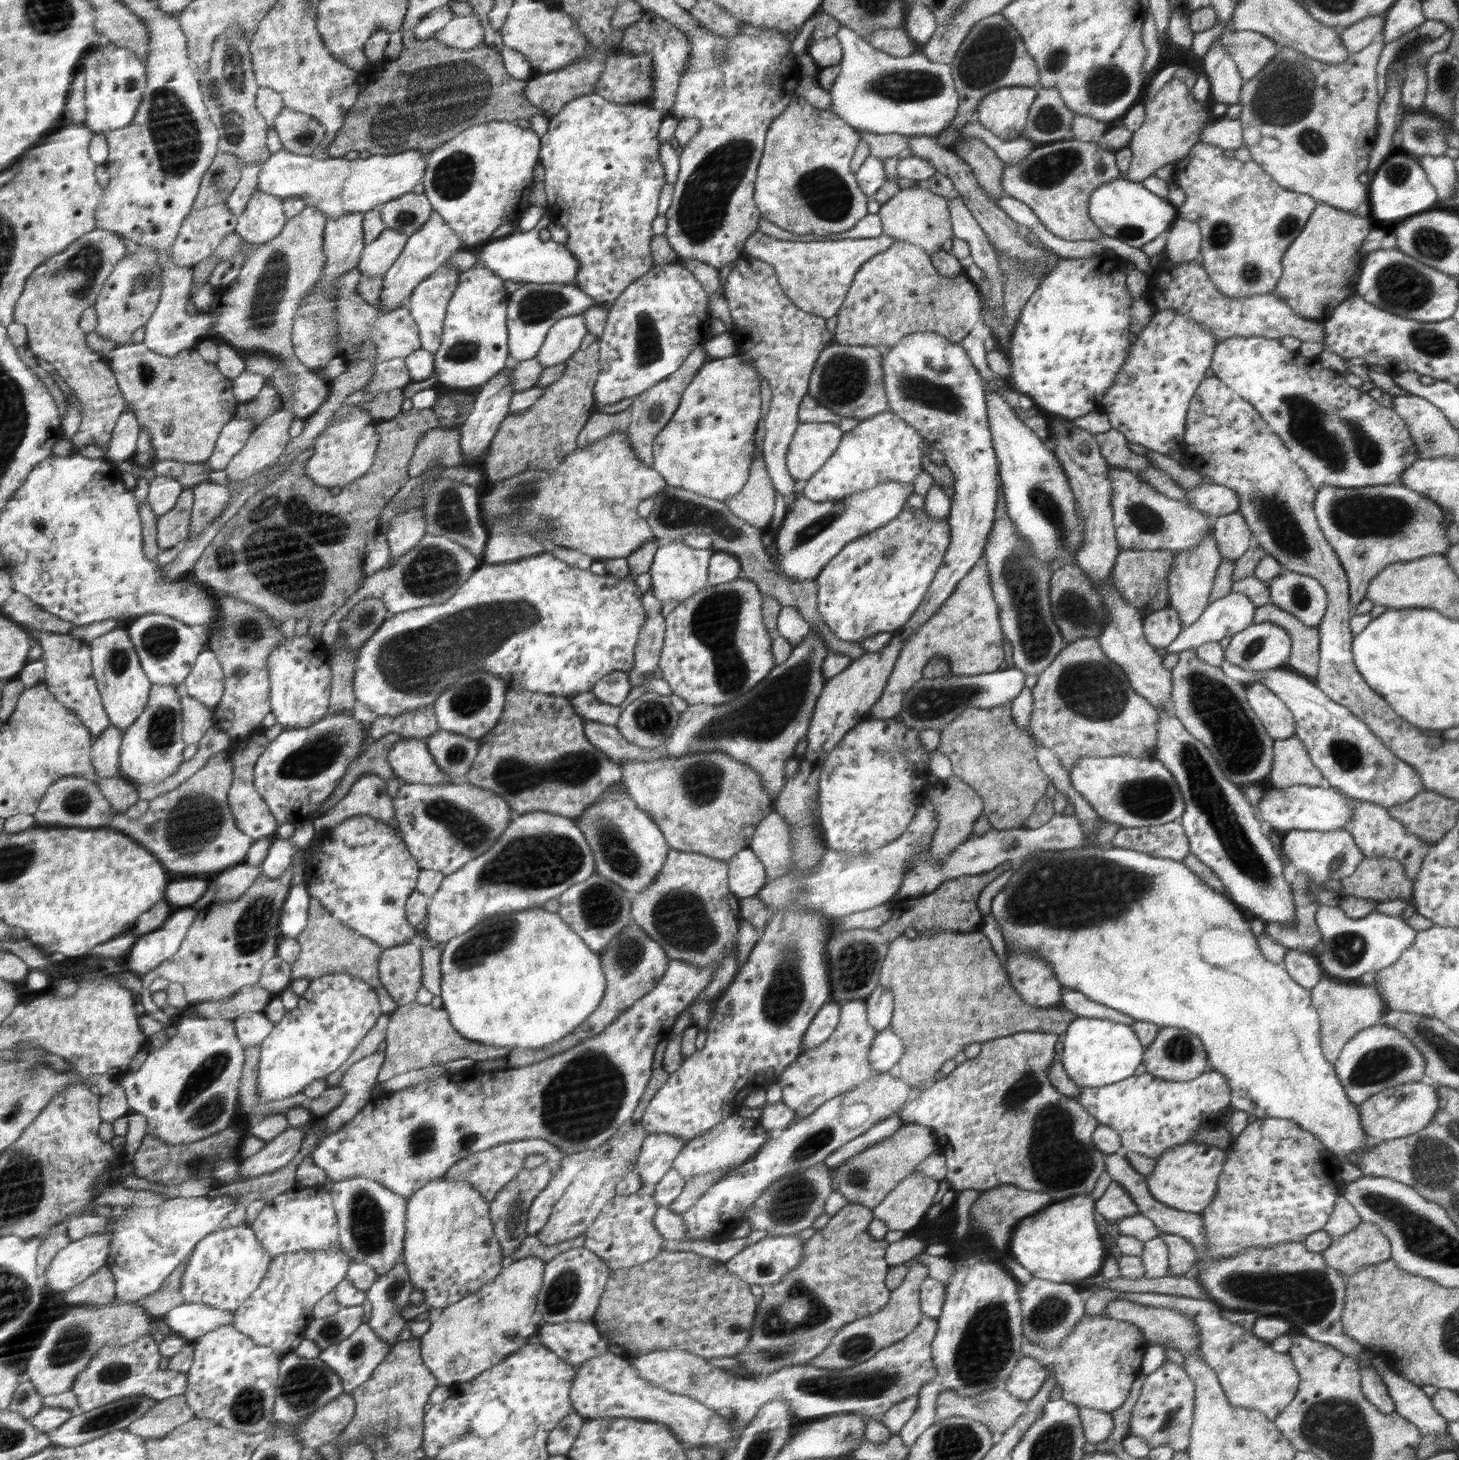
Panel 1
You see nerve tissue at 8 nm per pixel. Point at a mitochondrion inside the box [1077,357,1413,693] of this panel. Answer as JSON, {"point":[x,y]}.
{"point":[1340,441]}

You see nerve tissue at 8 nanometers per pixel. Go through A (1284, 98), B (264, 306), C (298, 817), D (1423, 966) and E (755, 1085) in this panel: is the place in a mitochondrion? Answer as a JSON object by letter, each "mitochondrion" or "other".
{"A":"mitochondrion","B":"mitochondrion","C":"other","D":"other","E":"other"}

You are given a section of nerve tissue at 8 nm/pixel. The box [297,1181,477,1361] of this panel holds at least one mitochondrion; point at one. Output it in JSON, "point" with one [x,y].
{"point":[366,1216]}

